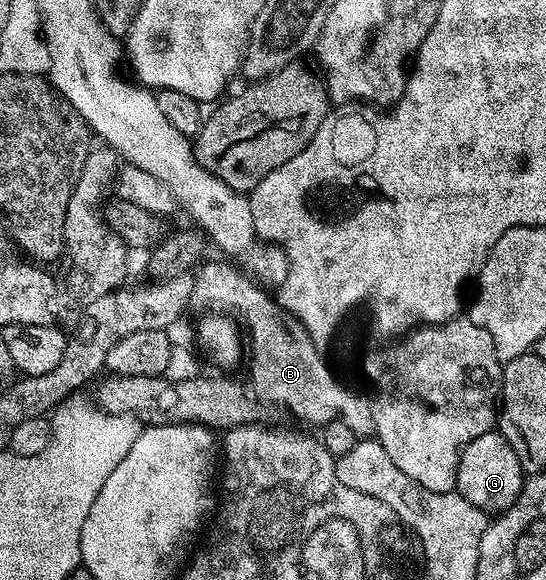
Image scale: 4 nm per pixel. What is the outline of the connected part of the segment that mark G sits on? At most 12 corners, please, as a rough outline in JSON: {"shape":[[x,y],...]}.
{"shape":[[499,431],[460,452],[455,492],[483,513],[512,506],[525,476]]}

